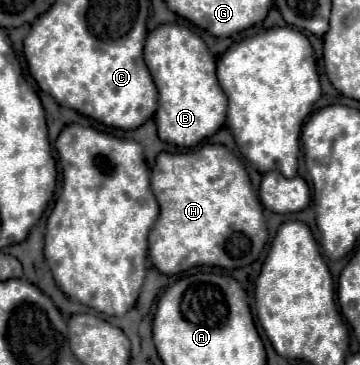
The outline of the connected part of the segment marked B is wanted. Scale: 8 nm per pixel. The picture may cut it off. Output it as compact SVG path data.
M162 24L162 26L154 28L146 38L144 62L158 88L158 110L156 110L154 120L156 120L158 136L164 142L172 142L182 148L192 148L192 146L200 144L204 138L214 136L222 128L222 124L226 120L228 102L226 102L224 90L220 88L220 84L216 80L216 58L210 54L208 46L196 32L192 32L188 26L180 26L180 24Z

